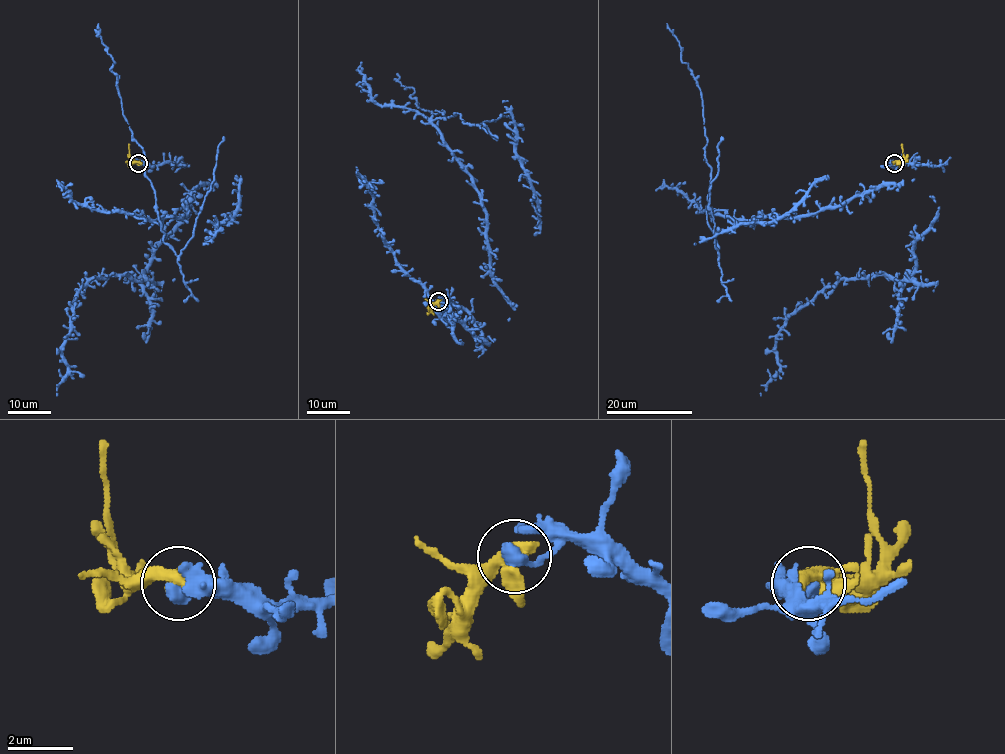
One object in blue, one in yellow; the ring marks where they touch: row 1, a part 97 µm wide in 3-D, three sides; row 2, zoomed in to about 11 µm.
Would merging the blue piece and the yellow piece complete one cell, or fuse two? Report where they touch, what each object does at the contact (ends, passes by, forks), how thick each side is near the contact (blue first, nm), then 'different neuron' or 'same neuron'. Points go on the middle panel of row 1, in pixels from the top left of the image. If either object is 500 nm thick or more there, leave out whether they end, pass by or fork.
place (438, 301); blue ends; yellow passes by; calibres 460 and 440 nm; same neuron

